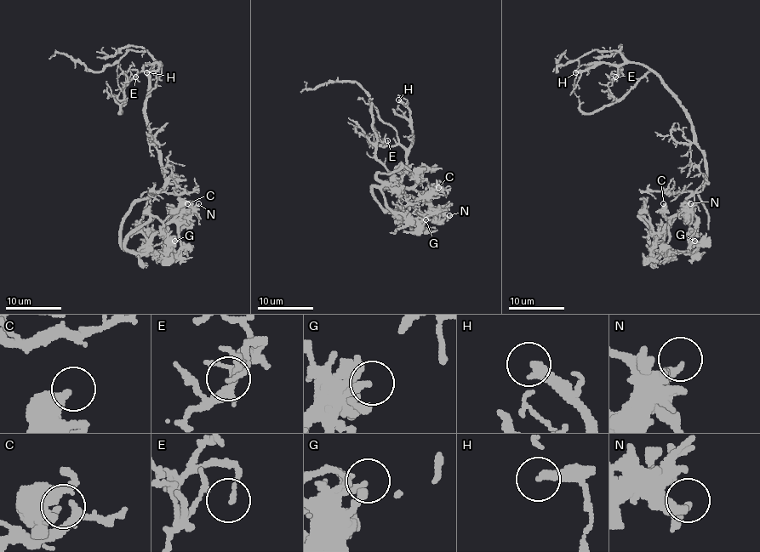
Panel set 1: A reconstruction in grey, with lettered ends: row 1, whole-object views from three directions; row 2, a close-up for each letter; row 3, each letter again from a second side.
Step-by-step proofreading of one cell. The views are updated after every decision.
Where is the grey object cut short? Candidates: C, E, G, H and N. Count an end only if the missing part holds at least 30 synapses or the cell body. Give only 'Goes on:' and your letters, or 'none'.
Goes on: none

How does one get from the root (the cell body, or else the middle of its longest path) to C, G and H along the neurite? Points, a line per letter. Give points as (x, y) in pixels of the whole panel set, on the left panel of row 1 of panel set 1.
C: (151, 133), (151, 142), (159, 154), (165, 184), (131, 207), (122, 225), (122, 245), (137, 252), (187, 203)
G: (151, 133), (165, 184), (131, 207), (122, 225), (122, 245), (127, 250), (163, 252), (174, 241)
H: (151, 133), (145, 116), (148, 72), (155, 63), (161, 64), (157, 70), (146, 72)

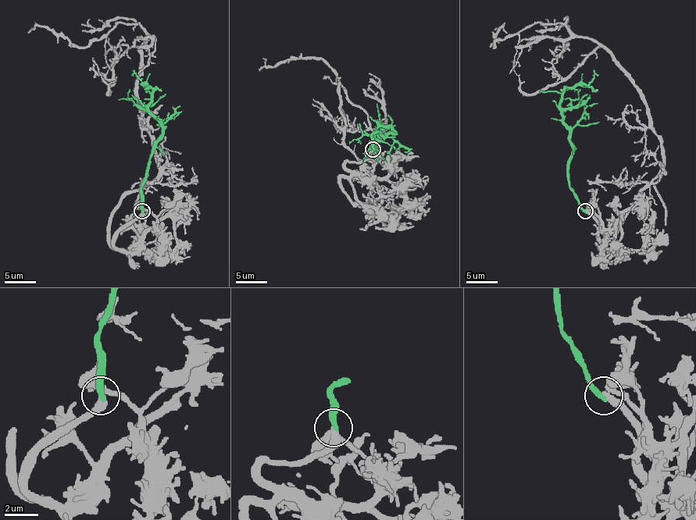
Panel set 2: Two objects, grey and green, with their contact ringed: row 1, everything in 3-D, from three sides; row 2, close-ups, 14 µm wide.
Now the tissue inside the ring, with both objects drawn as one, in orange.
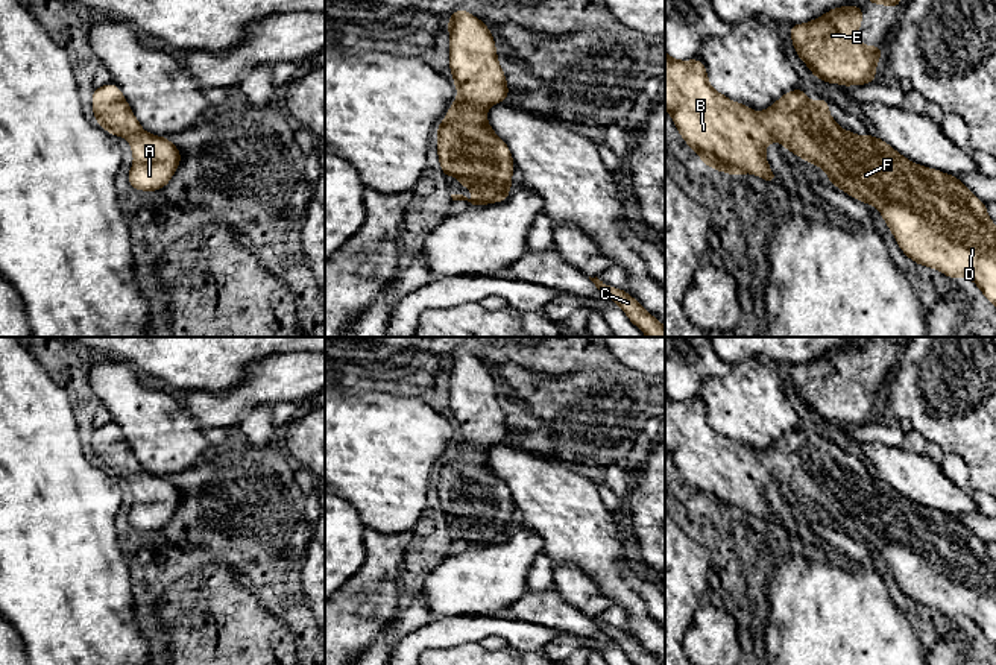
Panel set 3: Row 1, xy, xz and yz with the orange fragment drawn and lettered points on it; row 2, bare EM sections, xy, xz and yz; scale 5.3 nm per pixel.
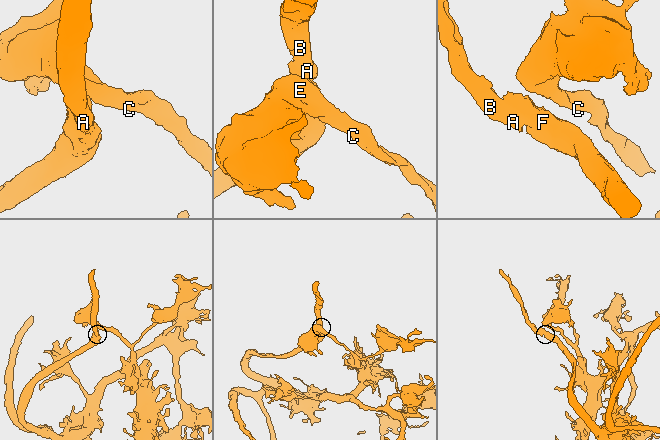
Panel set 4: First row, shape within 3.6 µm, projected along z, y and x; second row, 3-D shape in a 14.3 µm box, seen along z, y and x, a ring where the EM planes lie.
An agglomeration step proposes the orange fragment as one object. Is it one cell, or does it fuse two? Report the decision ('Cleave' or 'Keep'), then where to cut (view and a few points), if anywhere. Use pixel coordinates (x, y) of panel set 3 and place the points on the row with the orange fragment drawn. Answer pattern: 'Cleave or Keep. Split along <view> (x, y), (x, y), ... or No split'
Keep. No split

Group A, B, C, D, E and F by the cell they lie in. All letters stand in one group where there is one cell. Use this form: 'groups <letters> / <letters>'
groups A B C D E F

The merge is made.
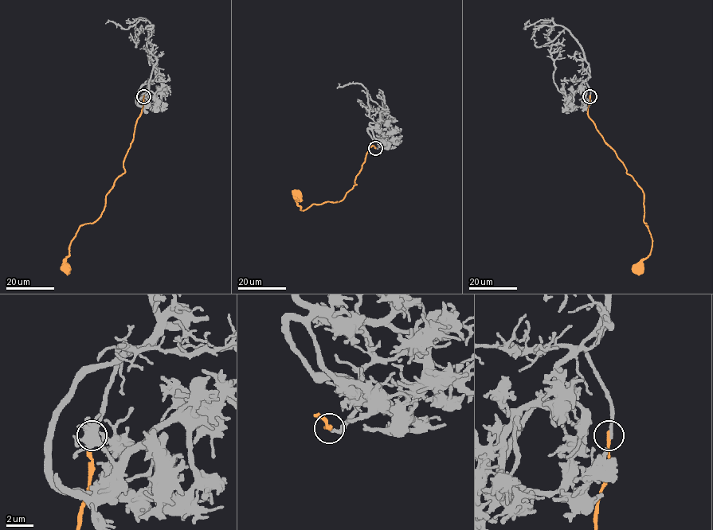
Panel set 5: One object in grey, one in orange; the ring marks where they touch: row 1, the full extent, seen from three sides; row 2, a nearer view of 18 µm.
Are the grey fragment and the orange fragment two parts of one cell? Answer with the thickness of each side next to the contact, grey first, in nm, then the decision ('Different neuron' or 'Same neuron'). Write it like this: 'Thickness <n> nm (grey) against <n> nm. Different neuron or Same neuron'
Thickness 240 nm (grey) against 240 nm. Different neuron

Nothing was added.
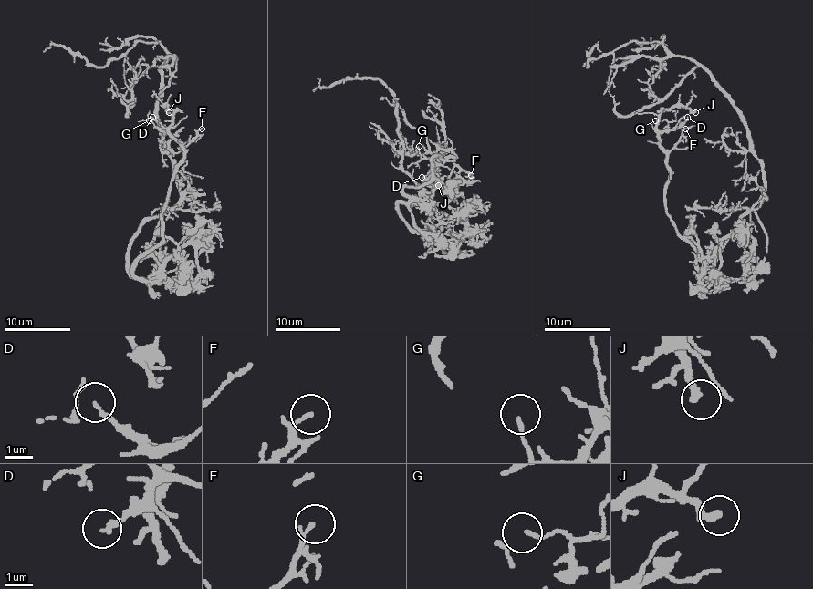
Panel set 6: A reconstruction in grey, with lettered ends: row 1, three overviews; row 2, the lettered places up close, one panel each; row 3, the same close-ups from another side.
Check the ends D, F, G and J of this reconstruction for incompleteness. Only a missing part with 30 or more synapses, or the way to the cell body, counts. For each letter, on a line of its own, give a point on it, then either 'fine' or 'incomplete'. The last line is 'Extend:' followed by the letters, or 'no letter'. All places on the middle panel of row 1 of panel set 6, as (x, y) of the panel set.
D: at (422, 177); fine
F: at (471, 175); fine
G: at (419, 146); fine
J: at (438, 185); fine
Extend: no letter

